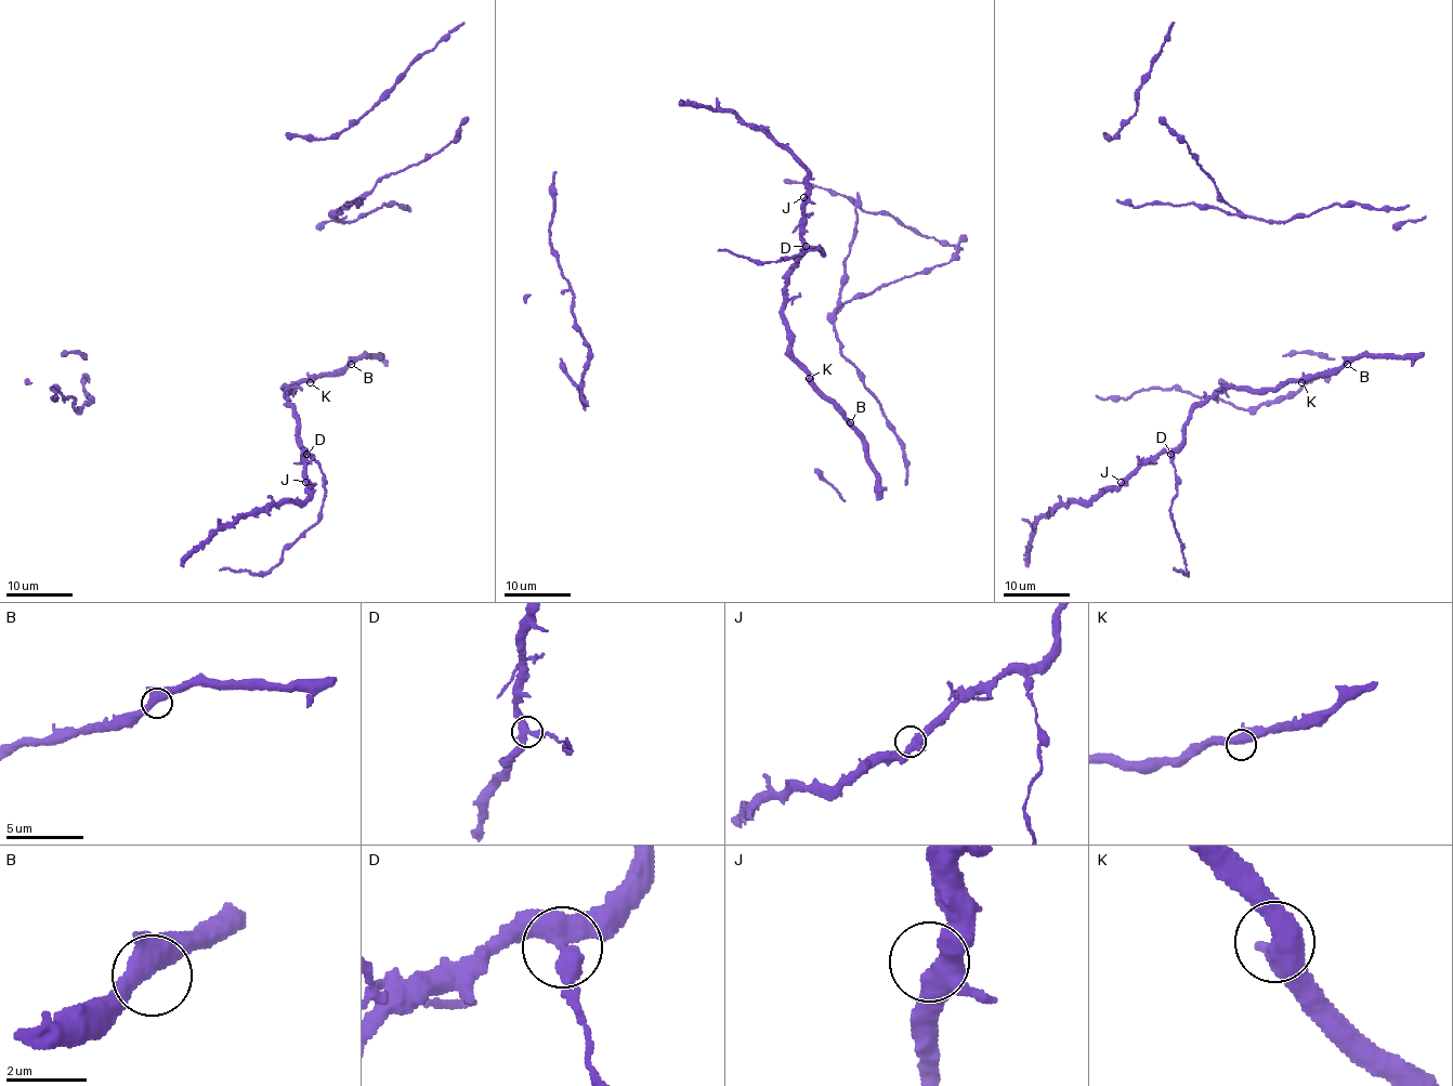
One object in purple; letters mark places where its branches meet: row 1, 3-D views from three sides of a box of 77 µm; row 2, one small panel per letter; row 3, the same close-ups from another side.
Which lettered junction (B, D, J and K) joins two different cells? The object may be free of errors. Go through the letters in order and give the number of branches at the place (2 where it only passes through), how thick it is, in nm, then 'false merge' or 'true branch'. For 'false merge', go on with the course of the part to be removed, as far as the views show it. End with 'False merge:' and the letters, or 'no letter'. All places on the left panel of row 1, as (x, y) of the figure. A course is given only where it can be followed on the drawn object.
B: branches 3; calibre 420 nm; true branch
D: branches 3; calibre 440 nm; false merge; course (306, 454), (323, 475), (325, 495), (319, 518), (266, 572), (219, 570)
J: branches 3; calibre 420 nm; true branch
K: branches 3; calibre 420 nm; true branch
False merge: D

